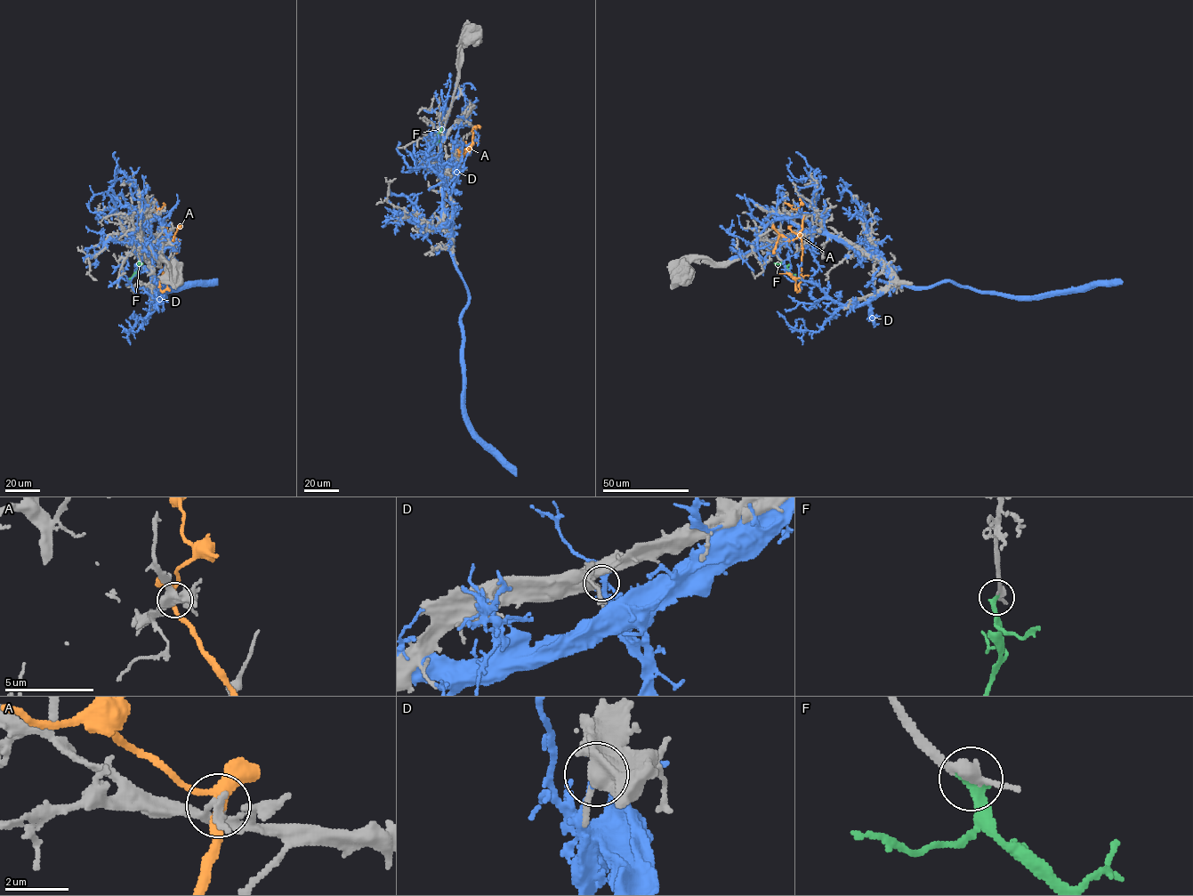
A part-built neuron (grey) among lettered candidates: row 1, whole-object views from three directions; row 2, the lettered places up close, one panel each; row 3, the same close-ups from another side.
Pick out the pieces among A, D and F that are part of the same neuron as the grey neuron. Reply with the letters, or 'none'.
F

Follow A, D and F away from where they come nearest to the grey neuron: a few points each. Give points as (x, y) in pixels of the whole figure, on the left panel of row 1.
A: (156, 213), (165, 230), (159, 260), (163, 270), (159, 282), (161, 291), (166, 287), (174, 273)
D: (151, 298), (151, 282), (165, 286), (169, 281), (162, 286), (165, 296), (165, 292), (217, 281)
F: (139, 260), (137, 270), (129, 282)

